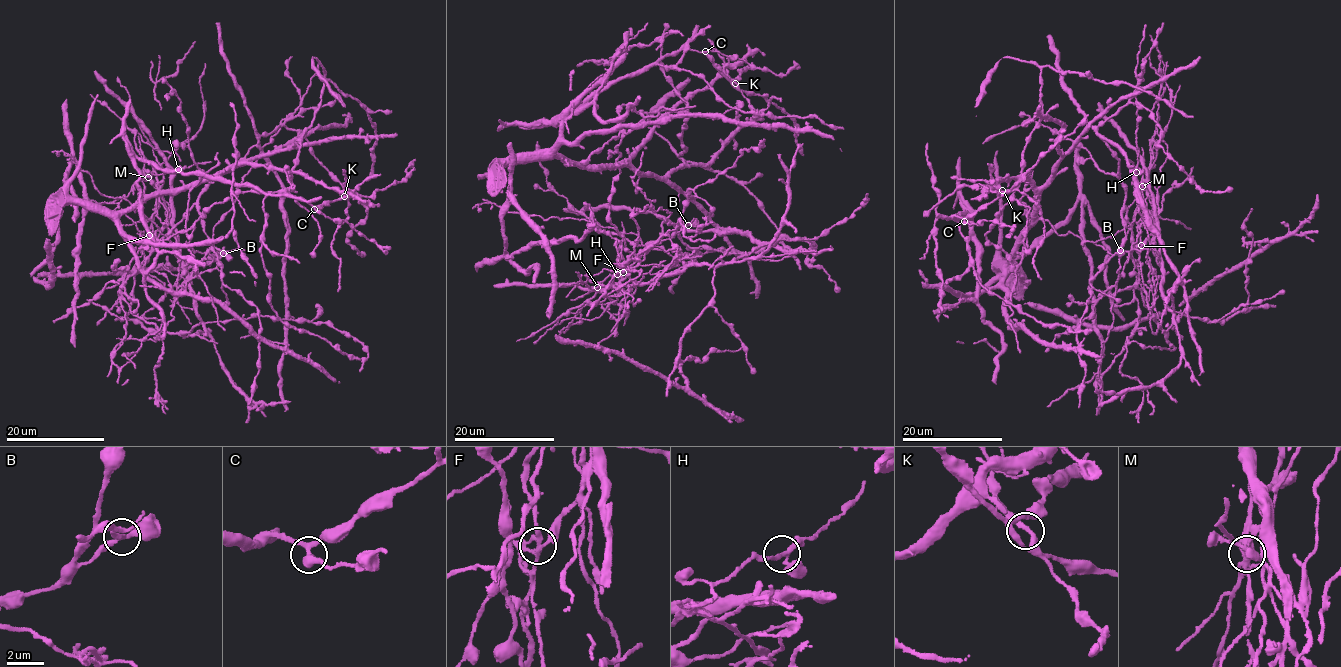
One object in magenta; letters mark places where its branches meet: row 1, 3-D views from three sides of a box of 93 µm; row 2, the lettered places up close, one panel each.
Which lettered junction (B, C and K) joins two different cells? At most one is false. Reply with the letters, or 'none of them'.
B

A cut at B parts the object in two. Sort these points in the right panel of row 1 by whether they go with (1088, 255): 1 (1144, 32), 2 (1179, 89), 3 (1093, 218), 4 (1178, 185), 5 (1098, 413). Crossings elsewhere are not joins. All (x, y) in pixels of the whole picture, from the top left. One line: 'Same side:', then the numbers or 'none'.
Same side: 3

